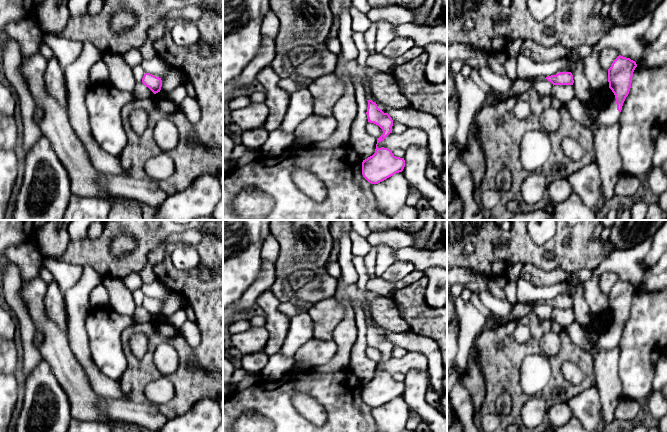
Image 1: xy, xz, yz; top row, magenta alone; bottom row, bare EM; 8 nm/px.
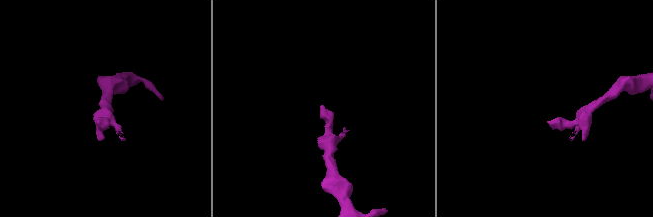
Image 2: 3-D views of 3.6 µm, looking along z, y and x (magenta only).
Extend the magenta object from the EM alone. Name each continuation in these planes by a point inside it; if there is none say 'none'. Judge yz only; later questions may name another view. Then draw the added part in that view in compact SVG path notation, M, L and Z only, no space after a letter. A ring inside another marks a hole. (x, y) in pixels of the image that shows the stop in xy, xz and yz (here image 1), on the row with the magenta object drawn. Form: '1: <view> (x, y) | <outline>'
1: yz (609, 115) | M615 95L606 107L602 109L598 116L597 122L600 125L610 126L615 124L620 118L620 112L617 110Z

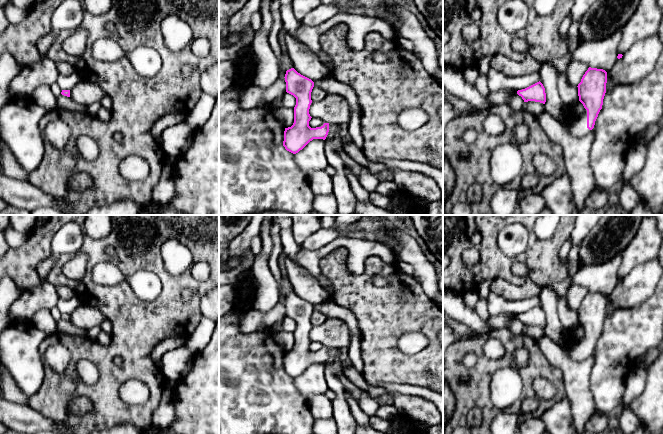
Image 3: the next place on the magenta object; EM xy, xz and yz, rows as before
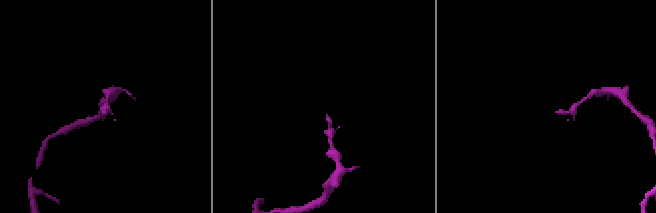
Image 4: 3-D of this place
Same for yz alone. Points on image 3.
1: yz (578, 129) | M584 110L583 115L576 120L573 120L572 125L568 129L570 134L576 138L581 138L589 134L592 130L587 128L587 110Z

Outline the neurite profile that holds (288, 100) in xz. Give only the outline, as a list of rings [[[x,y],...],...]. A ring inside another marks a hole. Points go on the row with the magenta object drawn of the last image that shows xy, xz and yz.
[[[286,92],[282,96],[282,104],[288,108],[294,109],[296,105],[296,98],[293,95]]]

